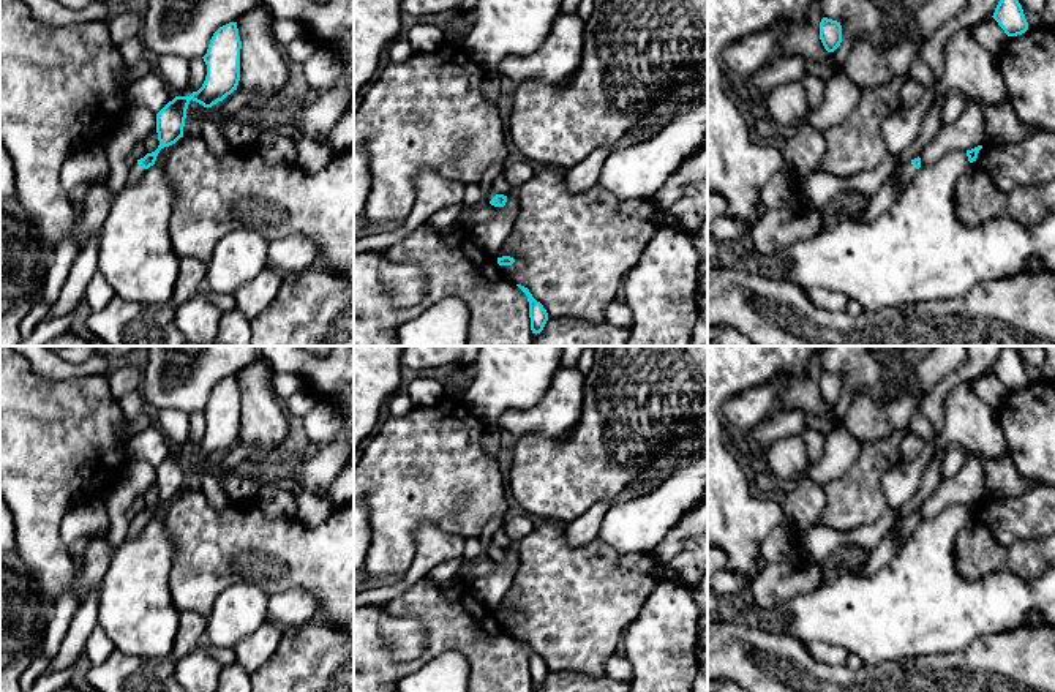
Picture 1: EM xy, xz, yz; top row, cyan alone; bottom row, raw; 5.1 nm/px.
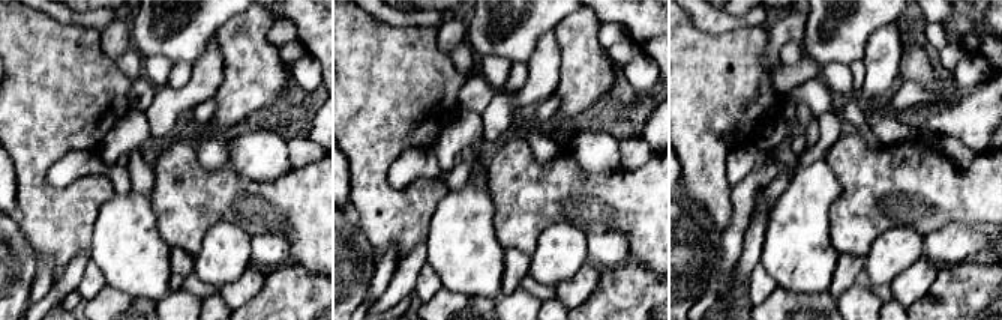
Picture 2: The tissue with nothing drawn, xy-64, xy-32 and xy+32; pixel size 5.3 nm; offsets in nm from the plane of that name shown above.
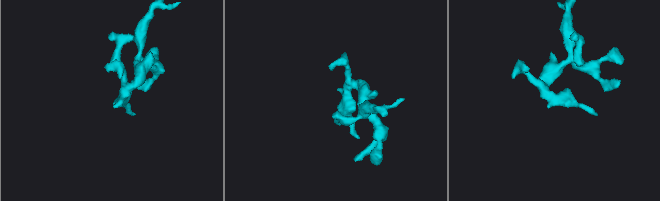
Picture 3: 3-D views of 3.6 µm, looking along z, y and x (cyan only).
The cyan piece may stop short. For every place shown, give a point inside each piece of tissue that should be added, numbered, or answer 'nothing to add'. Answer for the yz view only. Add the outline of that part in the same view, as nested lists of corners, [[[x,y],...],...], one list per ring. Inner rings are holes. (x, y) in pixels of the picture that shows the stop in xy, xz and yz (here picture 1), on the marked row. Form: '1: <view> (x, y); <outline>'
1: yz (889, 191); [[[910,163],[902,175],[900,182],[886,180],[883,186],[872,197],[872,202],[859,218],[861,221],[870,221],[880,215],[883,215],[905,191],[916,174],[916,167]]]

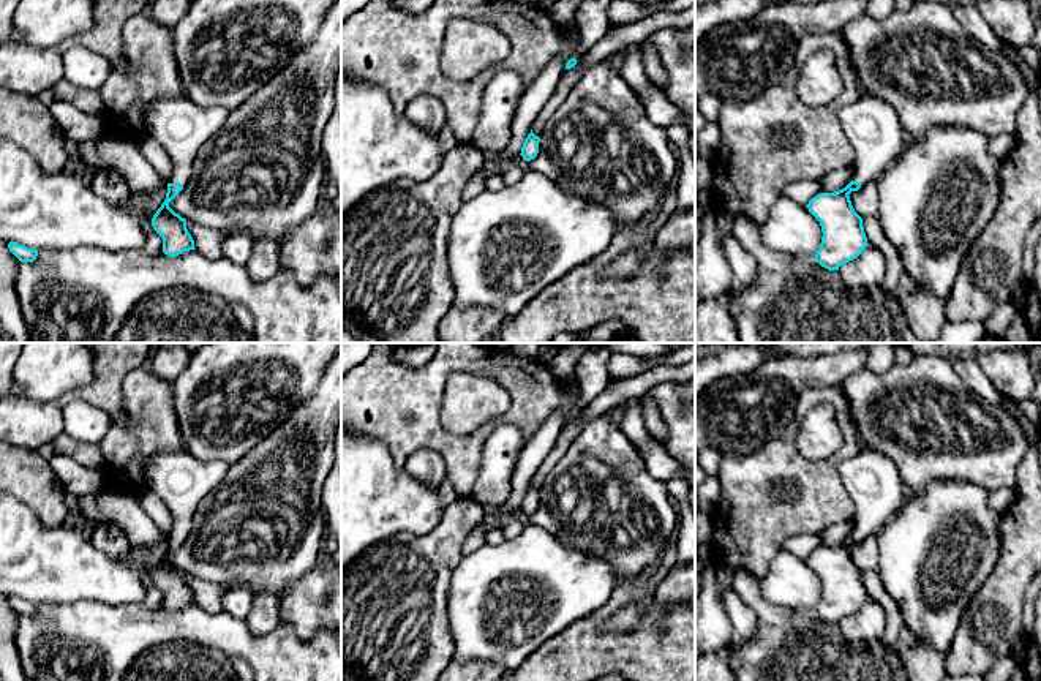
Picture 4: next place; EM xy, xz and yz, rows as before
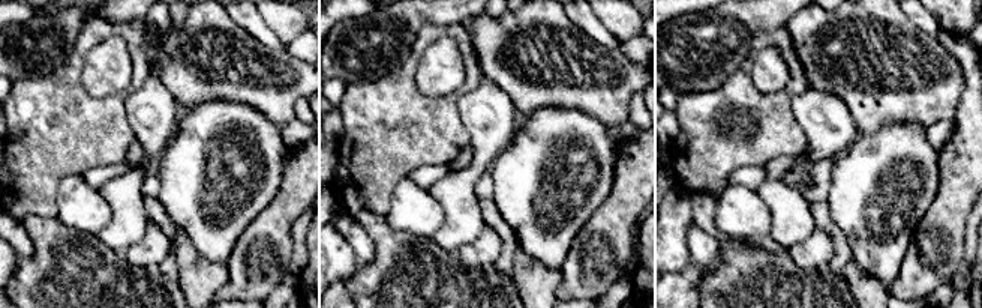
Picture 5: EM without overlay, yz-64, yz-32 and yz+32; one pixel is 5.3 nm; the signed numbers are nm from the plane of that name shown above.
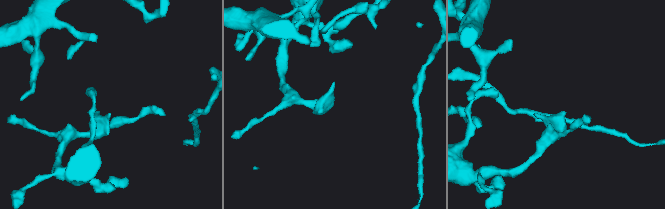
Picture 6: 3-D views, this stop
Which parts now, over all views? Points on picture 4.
1: xy (180, 127); [[[161,96],[144,114],[145,136],[155,139],[172,158],[169,183],[186,183],[201,145],[227,120],[229,109],[201,107],[188,98]]]

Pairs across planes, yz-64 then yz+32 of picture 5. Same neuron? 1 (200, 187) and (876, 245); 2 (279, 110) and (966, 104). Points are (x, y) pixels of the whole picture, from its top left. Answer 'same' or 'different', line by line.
1: same
2: different

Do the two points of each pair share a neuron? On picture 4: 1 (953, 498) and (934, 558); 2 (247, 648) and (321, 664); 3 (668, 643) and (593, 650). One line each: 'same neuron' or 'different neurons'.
1: same neuron
2: same neuron
3: same neuron

